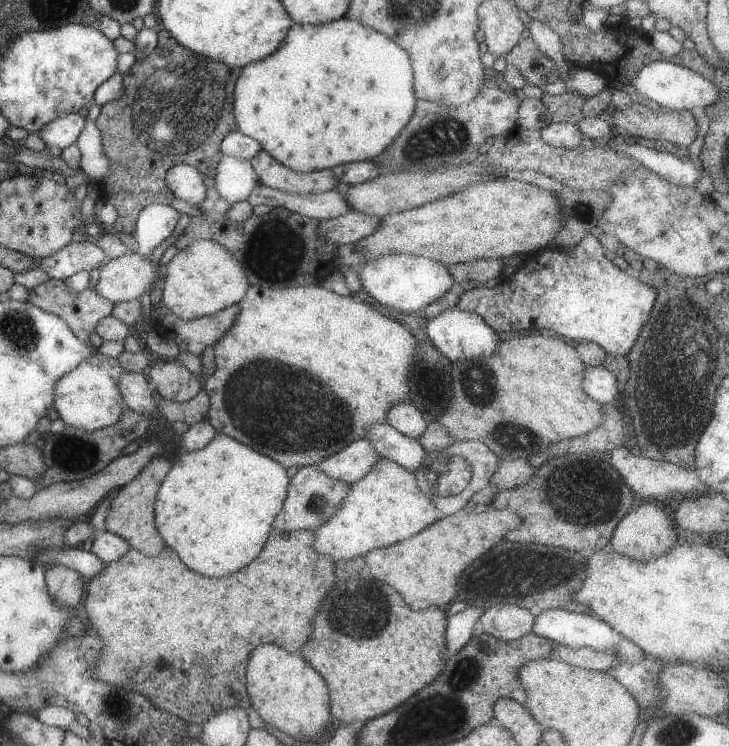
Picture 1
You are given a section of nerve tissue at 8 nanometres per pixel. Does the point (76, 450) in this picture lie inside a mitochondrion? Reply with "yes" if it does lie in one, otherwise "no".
no

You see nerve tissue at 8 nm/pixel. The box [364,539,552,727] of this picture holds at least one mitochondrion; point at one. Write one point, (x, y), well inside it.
(479, 581)

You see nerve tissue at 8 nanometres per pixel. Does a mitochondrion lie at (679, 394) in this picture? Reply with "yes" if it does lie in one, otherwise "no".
yes

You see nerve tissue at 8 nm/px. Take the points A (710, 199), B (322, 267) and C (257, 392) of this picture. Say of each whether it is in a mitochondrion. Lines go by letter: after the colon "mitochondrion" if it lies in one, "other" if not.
A: other
B: other
C: mitochondrion

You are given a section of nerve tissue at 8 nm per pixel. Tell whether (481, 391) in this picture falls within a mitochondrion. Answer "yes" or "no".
yes

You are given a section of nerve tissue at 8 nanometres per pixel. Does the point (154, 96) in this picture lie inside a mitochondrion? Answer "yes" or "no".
yes

